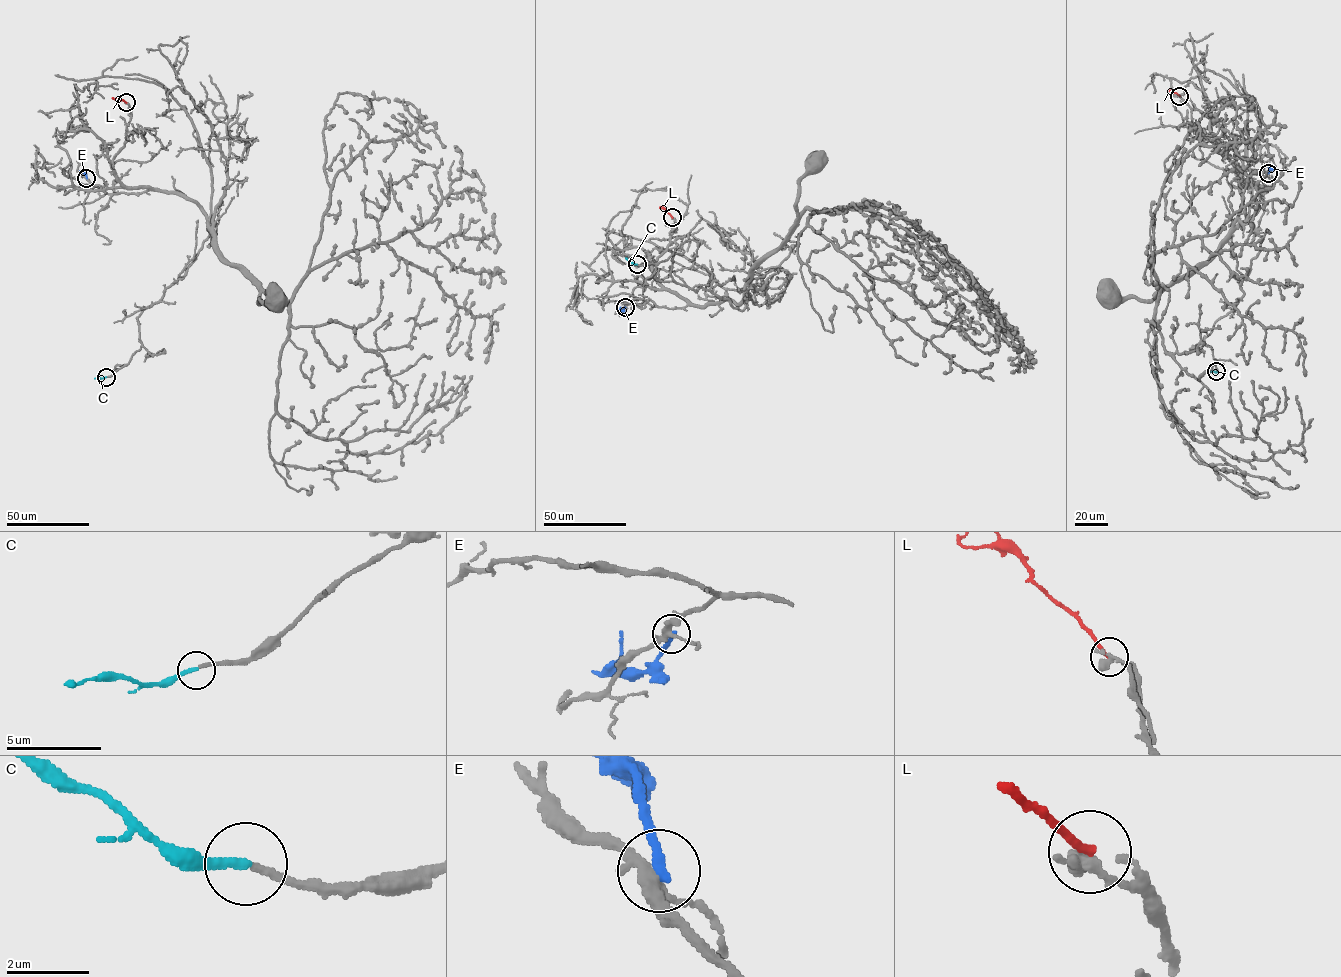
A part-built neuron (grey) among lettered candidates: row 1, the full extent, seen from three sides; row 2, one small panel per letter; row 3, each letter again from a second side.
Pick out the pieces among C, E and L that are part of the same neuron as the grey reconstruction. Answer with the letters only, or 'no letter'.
C

